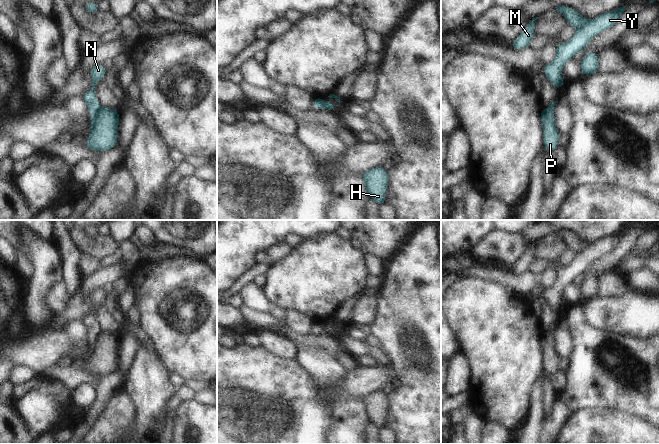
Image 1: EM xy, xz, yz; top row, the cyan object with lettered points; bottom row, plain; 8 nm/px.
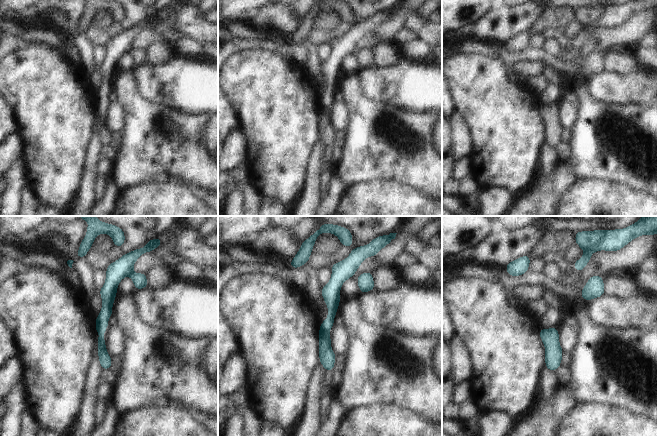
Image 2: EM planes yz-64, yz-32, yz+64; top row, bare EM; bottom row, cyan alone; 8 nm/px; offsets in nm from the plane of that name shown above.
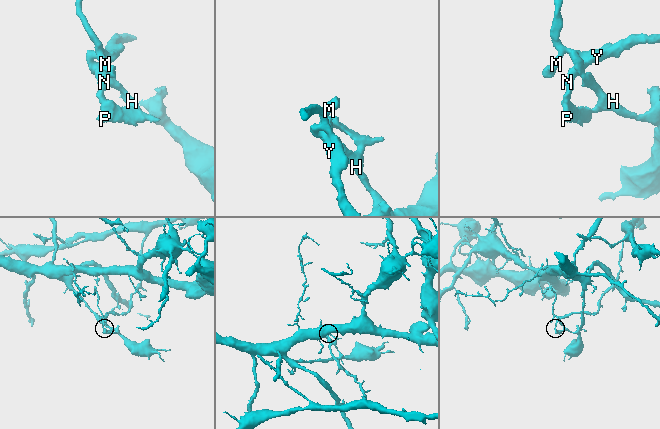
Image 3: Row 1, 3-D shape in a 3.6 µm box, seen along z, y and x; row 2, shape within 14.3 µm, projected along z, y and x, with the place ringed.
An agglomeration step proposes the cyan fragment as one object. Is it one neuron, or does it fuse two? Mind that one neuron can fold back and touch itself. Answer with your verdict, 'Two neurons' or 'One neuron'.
Two neurons

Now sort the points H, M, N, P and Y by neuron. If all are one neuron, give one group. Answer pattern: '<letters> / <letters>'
H M P / N Y

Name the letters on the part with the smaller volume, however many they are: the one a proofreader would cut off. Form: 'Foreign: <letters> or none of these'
Foreign: N, Y

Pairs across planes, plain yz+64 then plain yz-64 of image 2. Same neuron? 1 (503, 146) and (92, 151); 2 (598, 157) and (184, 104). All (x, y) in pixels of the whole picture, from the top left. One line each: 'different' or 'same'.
1: different
2: different

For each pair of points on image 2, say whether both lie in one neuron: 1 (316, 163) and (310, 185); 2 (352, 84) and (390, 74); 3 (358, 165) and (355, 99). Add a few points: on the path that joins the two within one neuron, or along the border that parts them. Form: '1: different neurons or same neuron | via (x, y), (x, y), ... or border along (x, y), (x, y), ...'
1: same neuron | via (314, 168), (312, 180)
2: different neurons | border along (357, 73), (362, 92), (374, 101)
3: same neuron | via (358, 149), (358, 115)

